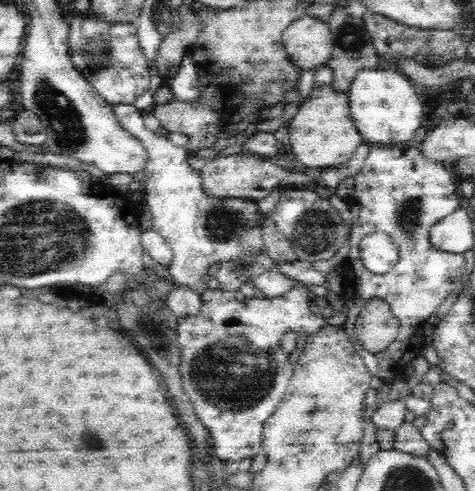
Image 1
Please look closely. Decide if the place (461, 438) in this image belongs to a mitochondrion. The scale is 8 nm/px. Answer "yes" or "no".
no

